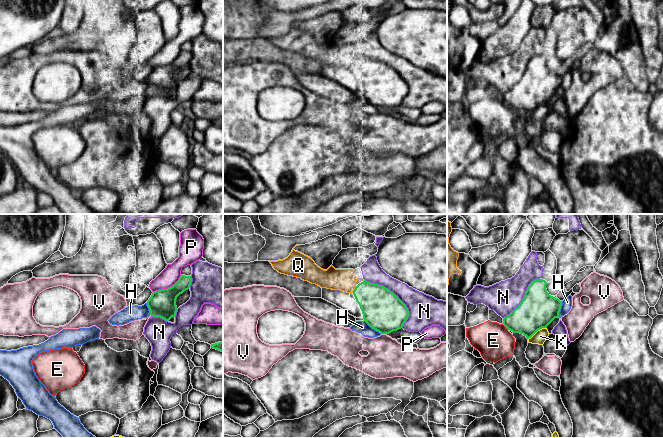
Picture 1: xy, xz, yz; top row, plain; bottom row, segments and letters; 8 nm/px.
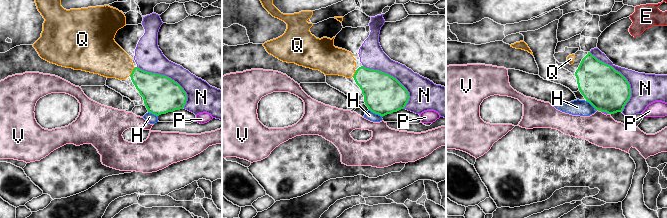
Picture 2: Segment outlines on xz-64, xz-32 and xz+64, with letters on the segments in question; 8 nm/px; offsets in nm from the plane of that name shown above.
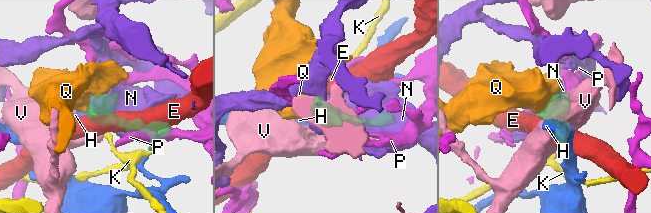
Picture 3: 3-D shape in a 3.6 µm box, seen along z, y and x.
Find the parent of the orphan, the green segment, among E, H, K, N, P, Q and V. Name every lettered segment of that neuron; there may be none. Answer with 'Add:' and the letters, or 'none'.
Add: Q

